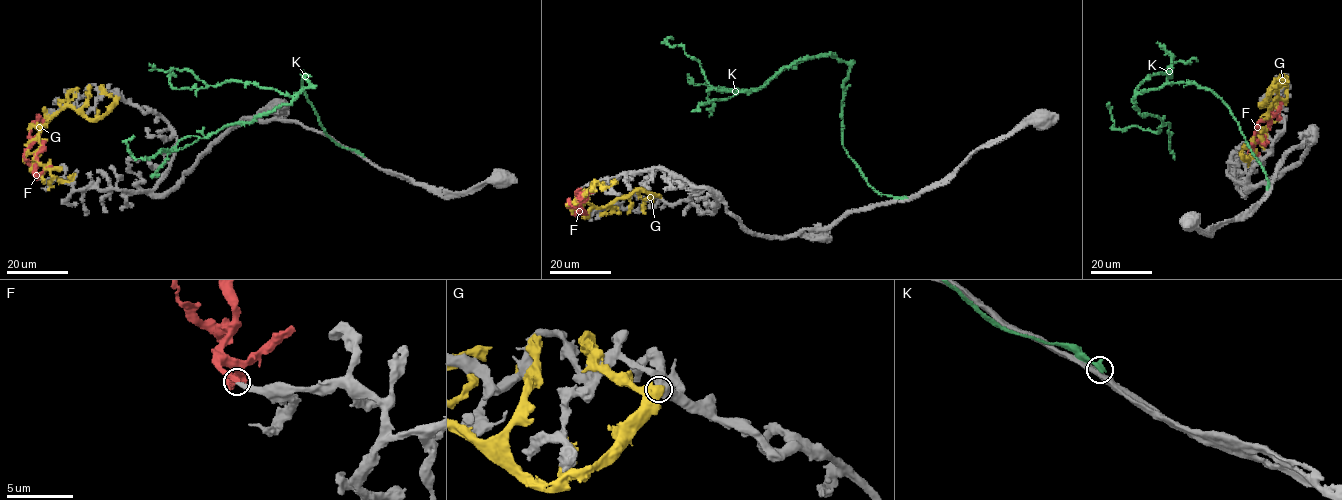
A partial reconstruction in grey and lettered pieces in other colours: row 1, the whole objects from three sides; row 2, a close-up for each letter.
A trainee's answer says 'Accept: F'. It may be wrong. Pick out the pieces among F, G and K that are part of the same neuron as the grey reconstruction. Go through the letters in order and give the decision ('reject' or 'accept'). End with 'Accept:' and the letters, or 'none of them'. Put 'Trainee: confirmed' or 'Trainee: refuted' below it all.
F: accept
G: reject
K: reject
Accept: F
Trainee: confirmed

